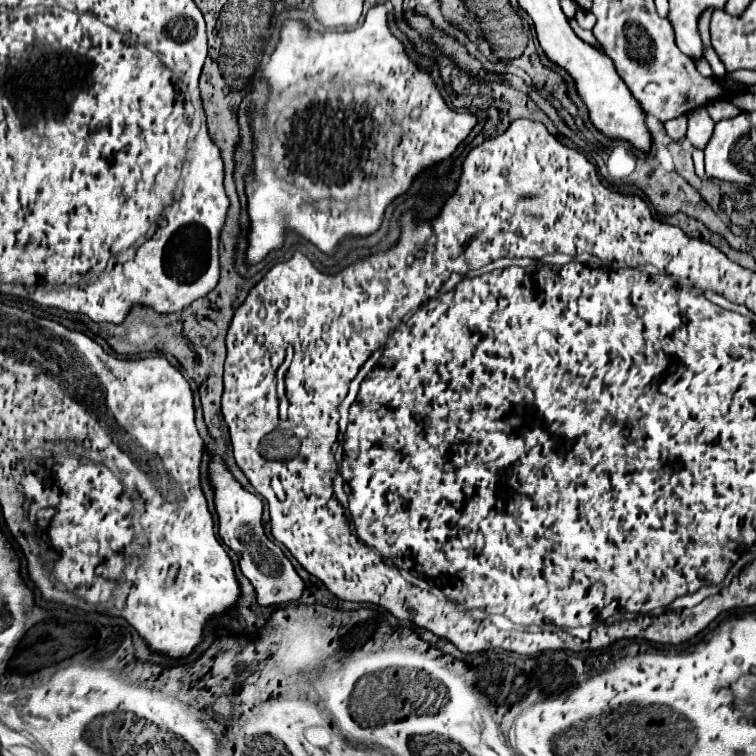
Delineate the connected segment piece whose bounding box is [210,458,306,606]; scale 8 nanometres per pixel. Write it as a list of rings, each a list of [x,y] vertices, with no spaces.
[[[214,458],[210,462],[210,478],[216,494],[216,512],[218,512],[218,534],[222,542],[238,554],[242,574],[256,588],[256,598],[260,606],[280,606],[298,602],[306,588],[304,580],[296,574],[292,562],[284,556],[282,548],[266,538],[262,528],[262,498],[246,492],[228,472],[224,460]]]

